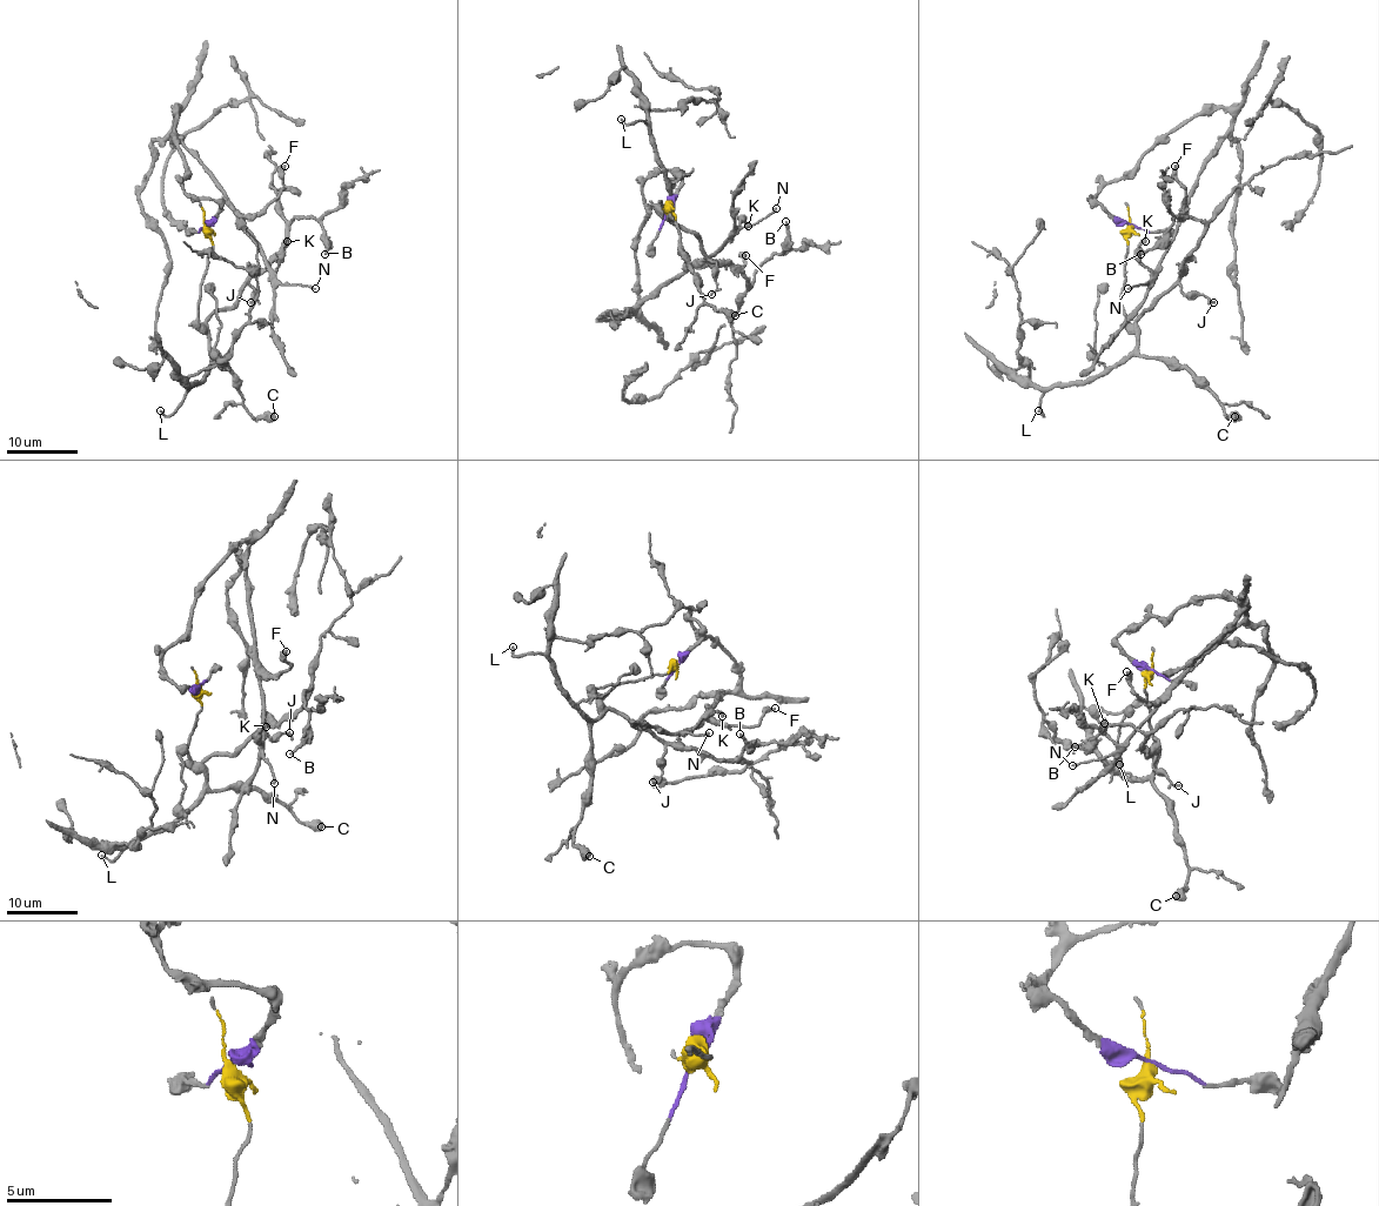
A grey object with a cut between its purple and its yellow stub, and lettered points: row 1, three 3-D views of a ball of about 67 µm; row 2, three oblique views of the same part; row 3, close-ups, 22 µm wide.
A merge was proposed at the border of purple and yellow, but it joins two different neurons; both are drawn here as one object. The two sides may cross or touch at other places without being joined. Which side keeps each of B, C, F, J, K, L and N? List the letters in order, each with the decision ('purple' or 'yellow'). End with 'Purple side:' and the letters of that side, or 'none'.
B: yellow
C: yellow
F: purple
J: yellow
K: purple
L: yellow
N: purple
Purple side: F, K, N

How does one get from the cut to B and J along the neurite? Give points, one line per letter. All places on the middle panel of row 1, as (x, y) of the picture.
B: (667, 212), (674, 208), (660, 201), (709, 259), (730, 262), (750, 286), (783, 248), (785, 222)
J: (667, 212), (674, 208), (660, 201), (660, 209), (691, 230), (716, 265), (716, 289), (711, 294)

